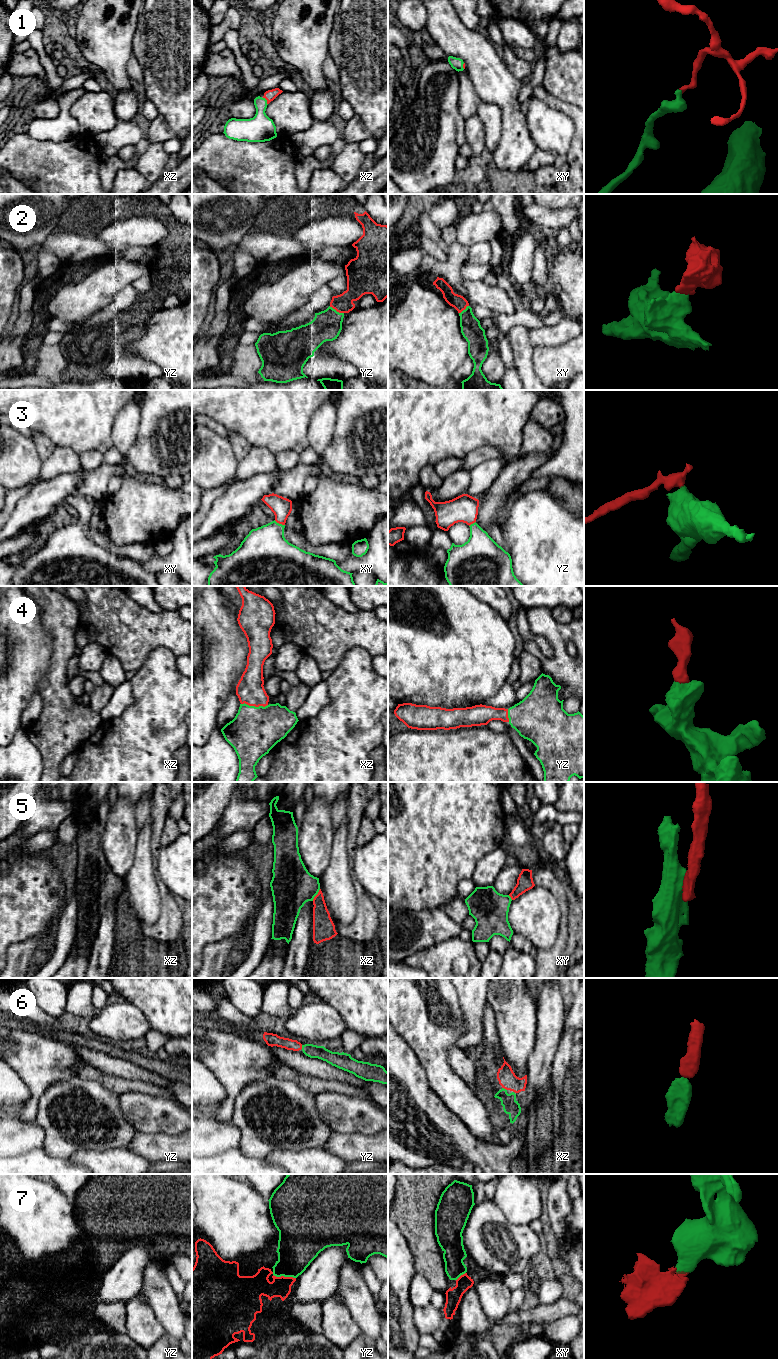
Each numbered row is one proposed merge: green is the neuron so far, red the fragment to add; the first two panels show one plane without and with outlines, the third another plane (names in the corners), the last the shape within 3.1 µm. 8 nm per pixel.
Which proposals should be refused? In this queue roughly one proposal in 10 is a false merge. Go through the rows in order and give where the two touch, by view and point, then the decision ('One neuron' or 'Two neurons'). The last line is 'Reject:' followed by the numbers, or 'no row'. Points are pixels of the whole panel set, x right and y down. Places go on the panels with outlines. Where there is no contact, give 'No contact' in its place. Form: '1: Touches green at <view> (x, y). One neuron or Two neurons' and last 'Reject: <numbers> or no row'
1: Touches green at xz (266, 101). One neuron
2: Touches green at yz (335, 310). One neuron
3: Touches green at xy (278, 523). One neuron
4: Touches green at xz (254, 706). One neuron
5: Touches green at xz (316, 894). Two neurons
6: Touches green at xz (503, 1088). One neuron
7: Touches green at yz (283, 1275). One neuron
Reject: 5

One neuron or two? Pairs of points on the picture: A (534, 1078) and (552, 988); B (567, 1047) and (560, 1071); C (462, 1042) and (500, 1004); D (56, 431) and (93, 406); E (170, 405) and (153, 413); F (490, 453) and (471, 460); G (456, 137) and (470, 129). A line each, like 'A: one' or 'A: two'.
A: one
B: one
C: two
D: one
E: one
F: one
G: two

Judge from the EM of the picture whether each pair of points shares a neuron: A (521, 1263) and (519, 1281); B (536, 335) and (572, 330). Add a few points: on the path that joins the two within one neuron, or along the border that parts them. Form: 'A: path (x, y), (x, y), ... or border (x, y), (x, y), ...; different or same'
A: border (524, 1273), (508, 1273), (502, 1277); different
B: path (545, 335), (556, 335), (563, 331); same

